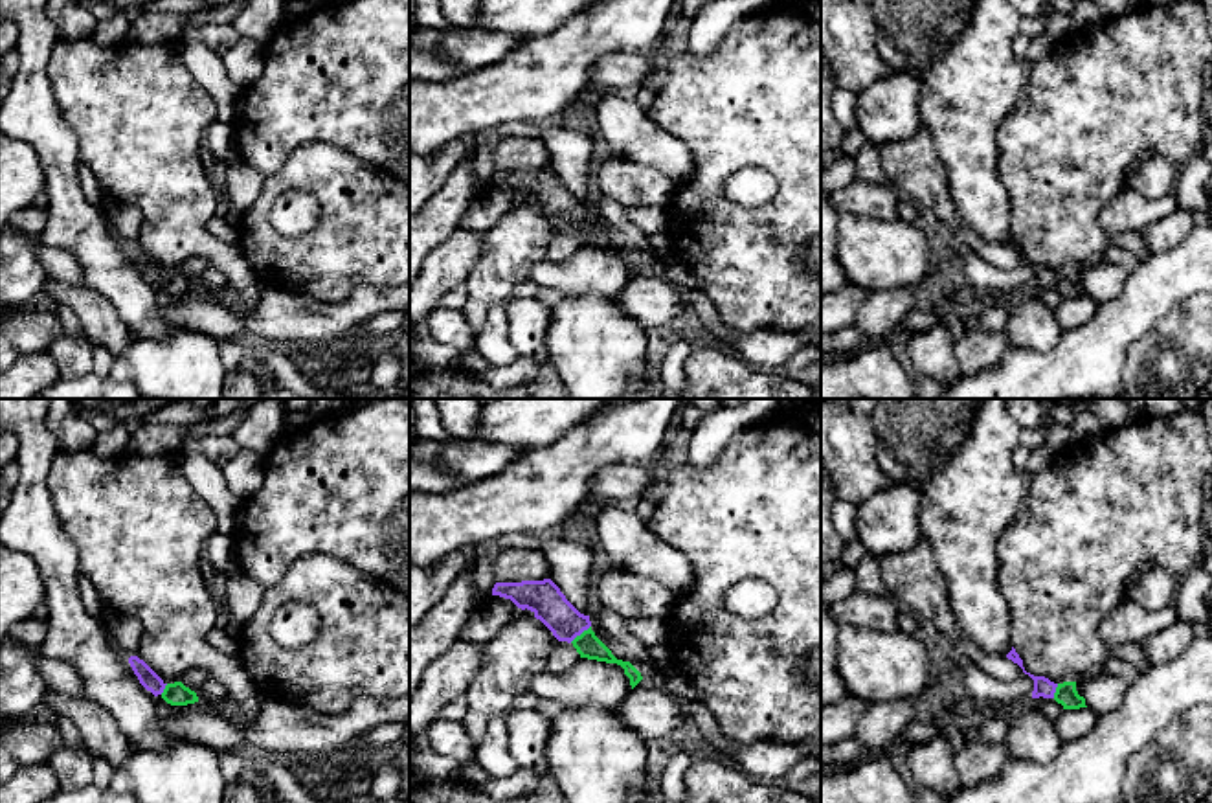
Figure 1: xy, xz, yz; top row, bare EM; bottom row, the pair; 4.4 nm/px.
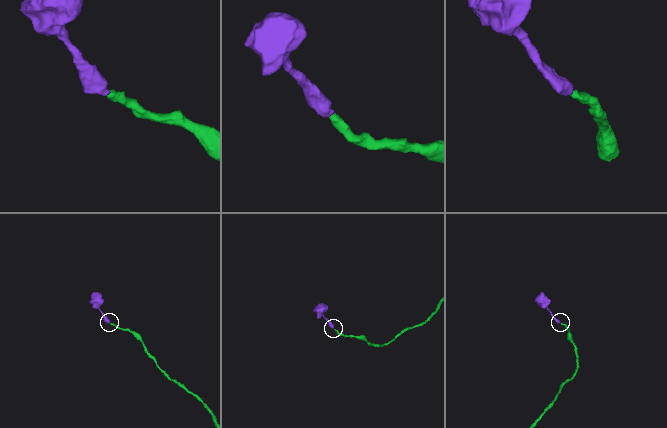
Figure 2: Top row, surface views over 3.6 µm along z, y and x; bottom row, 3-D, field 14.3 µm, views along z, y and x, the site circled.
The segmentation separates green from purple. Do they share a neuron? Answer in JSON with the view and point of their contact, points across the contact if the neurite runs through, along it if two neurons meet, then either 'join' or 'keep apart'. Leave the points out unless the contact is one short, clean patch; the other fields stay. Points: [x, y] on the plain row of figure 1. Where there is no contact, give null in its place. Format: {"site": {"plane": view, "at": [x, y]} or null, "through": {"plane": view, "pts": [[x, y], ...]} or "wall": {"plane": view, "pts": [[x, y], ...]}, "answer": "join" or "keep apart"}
{"site": {"plane": "xz", "at": [581, 223]}, "through": {"plane": "xz", "pts": [[588, 234], [581, 223], [544, 186]]}, "answer": "join"}

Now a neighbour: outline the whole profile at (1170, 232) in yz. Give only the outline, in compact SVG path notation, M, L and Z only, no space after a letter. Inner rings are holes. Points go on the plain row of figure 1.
M1177 208L1164 219L1146 226L1142 237L1151 254L1159 254L1181 246L1195 226L1195 215Z

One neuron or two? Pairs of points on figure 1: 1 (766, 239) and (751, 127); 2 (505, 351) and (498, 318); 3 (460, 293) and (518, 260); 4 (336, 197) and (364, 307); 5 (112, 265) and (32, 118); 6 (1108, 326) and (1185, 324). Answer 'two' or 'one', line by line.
1: one
2: one
3: two
4: two
5: one
6: two

